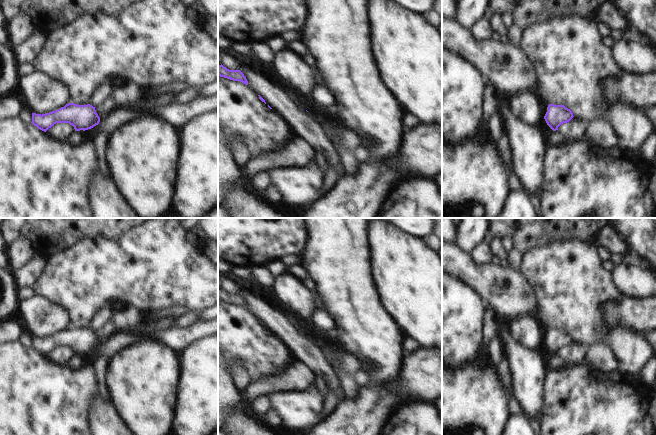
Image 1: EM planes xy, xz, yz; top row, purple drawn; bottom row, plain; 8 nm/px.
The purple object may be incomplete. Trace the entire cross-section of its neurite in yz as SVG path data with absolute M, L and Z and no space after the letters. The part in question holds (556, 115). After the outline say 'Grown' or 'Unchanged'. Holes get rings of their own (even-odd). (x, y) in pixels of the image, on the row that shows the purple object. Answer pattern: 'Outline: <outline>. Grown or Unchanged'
Outline: M549 104L544 119L547 125L556 131L561 124L569 122L573 117L572 111L564 105Z. Unchanged

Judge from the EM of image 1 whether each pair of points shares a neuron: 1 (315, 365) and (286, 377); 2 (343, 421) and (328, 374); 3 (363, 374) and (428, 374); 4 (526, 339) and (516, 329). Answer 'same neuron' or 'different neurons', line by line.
1: different neurons
2: different neurons
3: different neurons
4: same neuron

